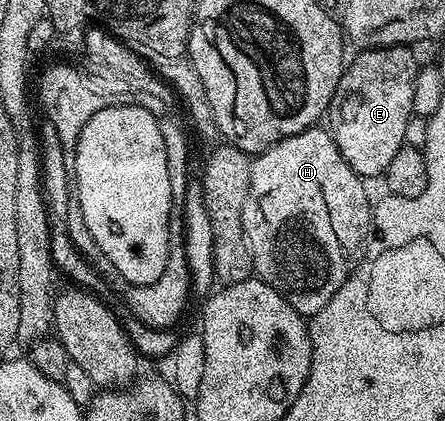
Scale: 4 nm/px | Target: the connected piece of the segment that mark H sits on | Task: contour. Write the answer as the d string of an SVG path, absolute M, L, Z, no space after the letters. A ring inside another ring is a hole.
M313 126L307 128L305 132L287 136L285 140L271 144L266 151L259 153L253 159L250 170L250 194L246 198L246 206L242 210L242 226L250 246L255 275L270 286L274 286L274 290L278 290L278 294L282 294L286 298L286 302L290 302L290 306L294 306L294 310L298 310L300 315L305 318L316 316L322 310L322 306L326 306L330 302L330 298L334 298L334 294L340 289L342 282L346 282L348 275L356 271L360 261L364 259L365 244L370 236L368 228L373 227L374 204L371 199L368 201L368 192L364 189L365 181L348 165L346 158L342 158L336 145L335 135L329 129L327 132L326 129L320 127Z

